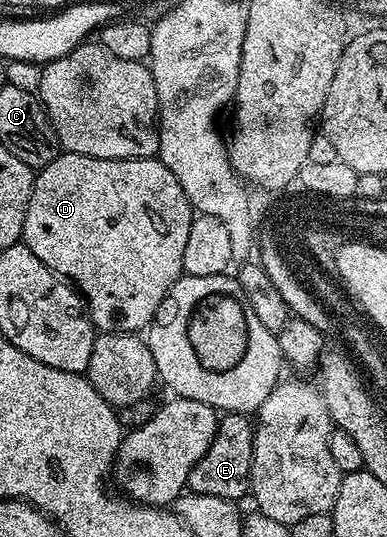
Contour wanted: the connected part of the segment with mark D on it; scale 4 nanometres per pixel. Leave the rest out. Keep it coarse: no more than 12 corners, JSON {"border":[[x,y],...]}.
{"border":[[63,151],[21,243],[95,329],[149,329],[196,213],[161,160]]}

